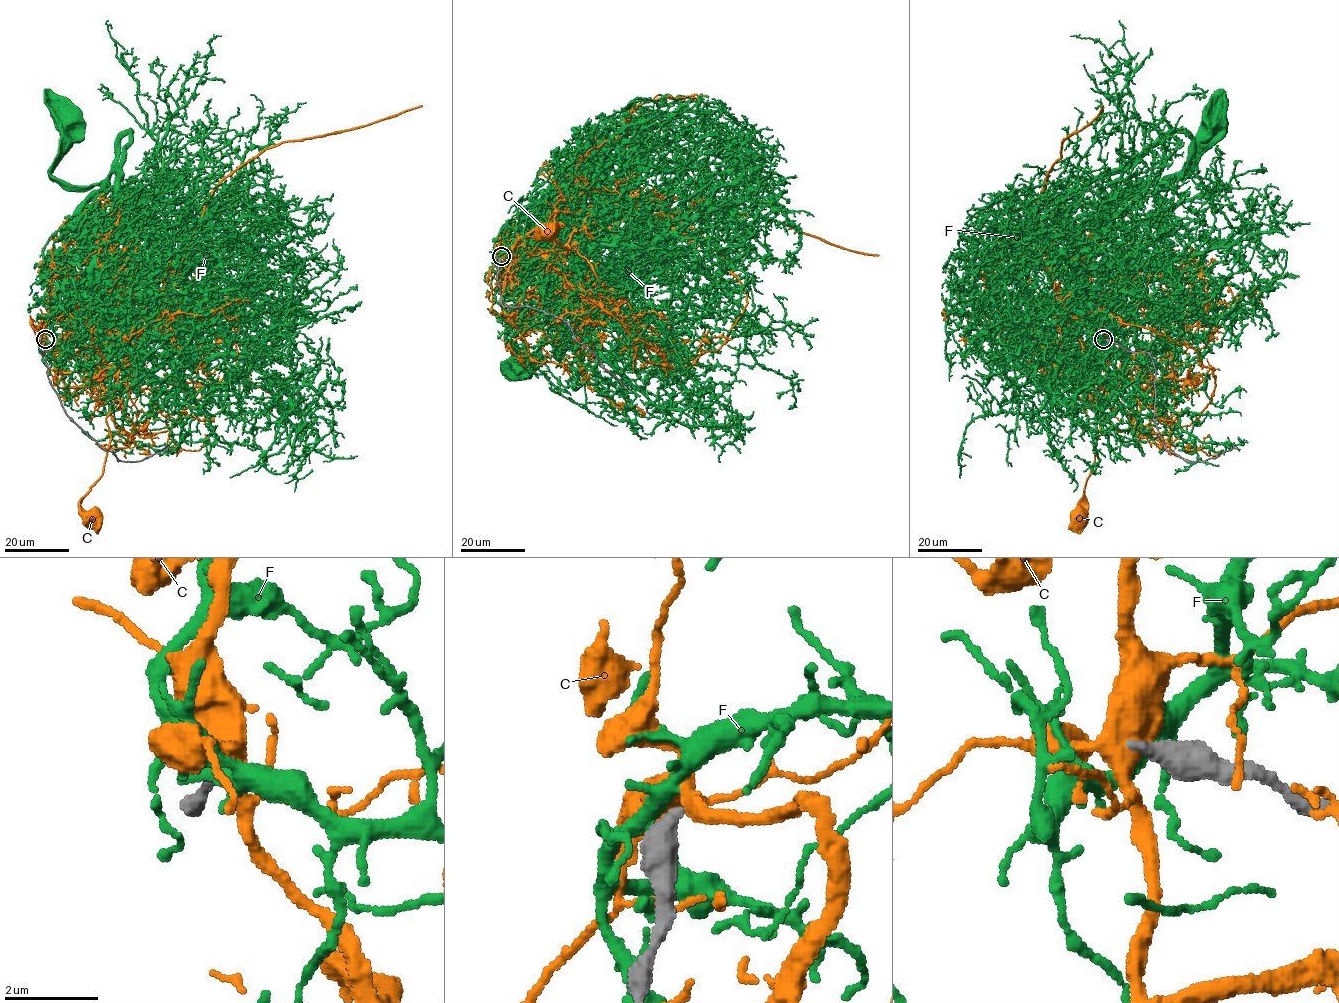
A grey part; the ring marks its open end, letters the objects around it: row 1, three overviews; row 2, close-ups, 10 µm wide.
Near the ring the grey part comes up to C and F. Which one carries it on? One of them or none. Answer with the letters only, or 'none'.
none

